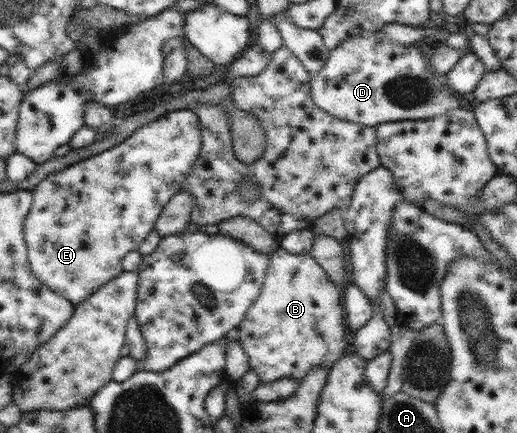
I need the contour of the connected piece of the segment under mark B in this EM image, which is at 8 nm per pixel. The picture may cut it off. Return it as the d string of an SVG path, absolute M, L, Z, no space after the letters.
M279 246L271 253L266 271L261 293L247 310L236 333L243 350L249 356L250 370L259 377L260 384L269 384L283 377L295 377L301 382L301 379L307 376L307 372L319 365L331 370L333 363L337 363L337 359L351 350L342 289L329 281L328 274L317 264L311 252L291 254Z

